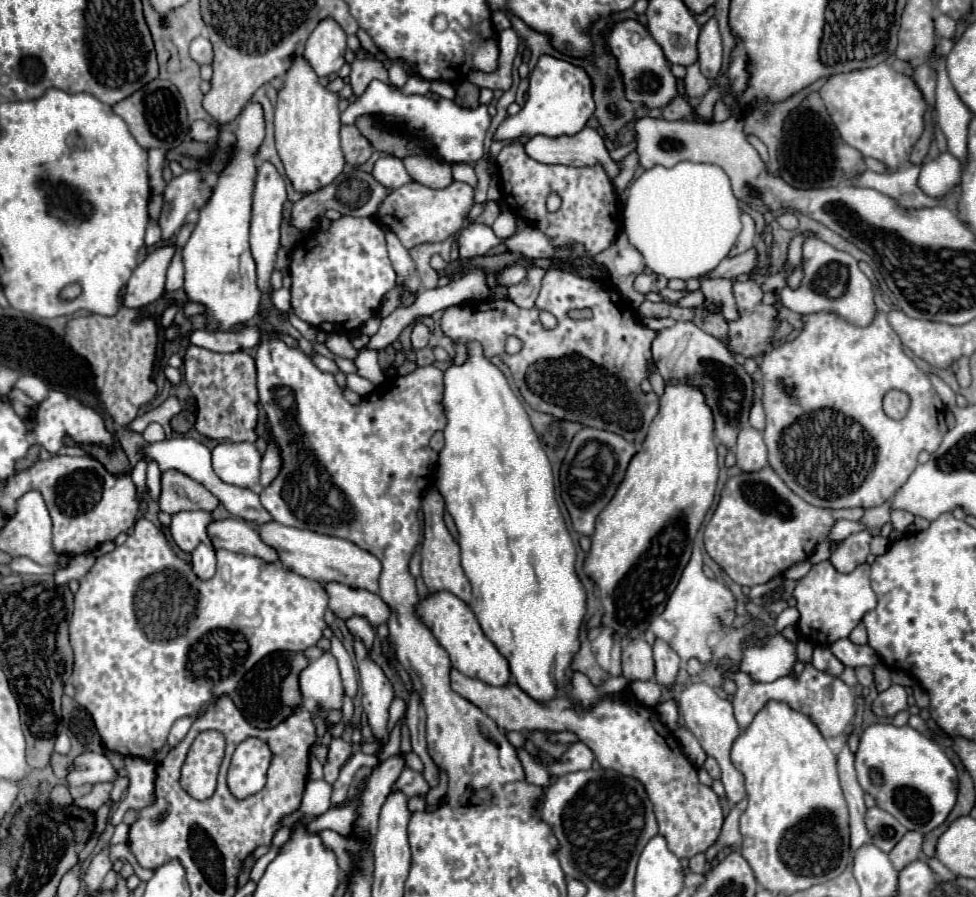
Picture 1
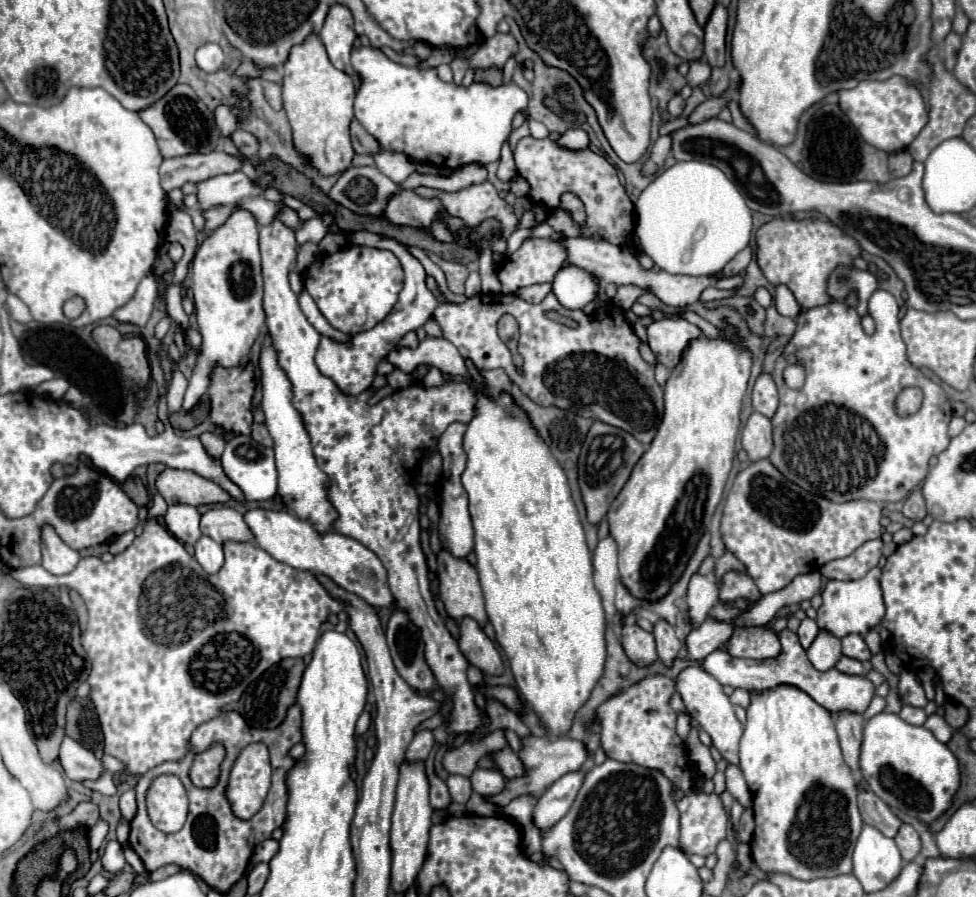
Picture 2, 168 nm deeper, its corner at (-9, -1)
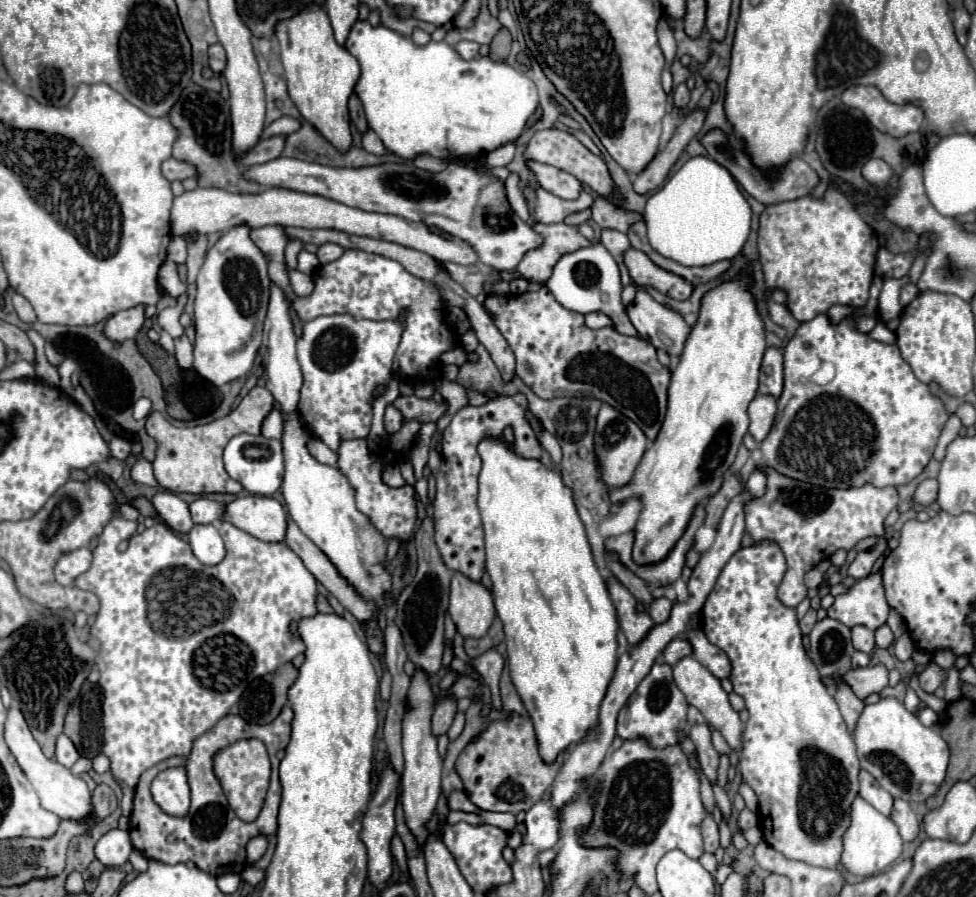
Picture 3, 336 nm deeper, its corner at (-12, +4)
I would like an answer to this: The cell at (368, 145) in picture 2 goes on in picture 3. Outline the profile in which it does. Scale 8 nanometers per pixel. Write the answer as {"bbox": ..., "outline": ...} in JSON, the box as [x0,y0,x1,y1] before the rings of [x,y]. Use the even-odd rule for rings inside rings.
{"bbox":[349,93,367,133],"outline":[[[355,93],[349,97],[349,115],[351,115],[351,121],[355,123],[355,127],[359,129],[359,133],[365,133],[367,131],[367,121],[365,121],[363,105],[361,105],[361,101]]]}

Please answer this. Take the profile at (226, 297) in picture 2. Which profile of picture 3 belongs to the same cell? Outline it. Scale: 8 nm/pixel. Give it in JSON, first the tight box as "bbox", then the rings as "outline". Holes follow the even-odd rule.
{"bbox":[195,225,269,385],"outline":[[[239,225],[225,233],[209,251],[207,259],[197,277],[197,297],[195,297],[195,371],[211,381],[213,385],[225,385],[235,379],[245,377],[257,351],[261,347],[261,327],[267,313],[269,301],[269,275],[267,275],[267,259],[261,249],[251,241],[249,227]]]}

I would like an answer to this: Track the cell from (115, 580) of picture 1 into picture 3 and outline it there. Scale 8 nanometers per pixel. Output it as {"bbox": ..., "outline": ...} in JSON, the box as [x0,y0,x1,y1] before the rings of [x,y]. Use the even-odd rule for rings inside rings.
{"bbox":[75,521,317,787],"outline":[[[227,521],[221,523],[221,535],[225,539],[227,555],[219,565],[207,567],[195,559],[187,541],[177,537],[165,523],[157,523],[151,529],[145,529],[143,533],[133,535],[129,539],[127,551],[123,551],[123,553],[119,553],[117,549],[107,549],[103,543],[99,543],[97,549],[93,551],[91,569],[87,573],[83,573],[83,577],[79,577],[75,583],[79,589],[95,593],[101,601],[101,609],[97,613],[93,627],[91,627],[91,633],[93,633],[93,637],[97,637],[101,641],[95,661],[97,661],[97,669],[101,673],[99,685],[105,695],[105,699],[103,699],[103,753],[111,761],[111,773],[115,773],[115,779],[129,787],[137,785],[137,779],[145,769],[165,761],[171,755],[187,755],[193,741],[199,735],[203,735],[205,731],[209,731],[211,727],[215,727],[215,723],[229,713],[229,709],[239,701],[241,693],[253,679],[275,671],[283,663],[289,663],[295,655],[303,653],[303,649],[305,649],[301,639],[293,639],[289,627],[293,621],[299,621],[301,617],[311,617],[317,613],[315,577],[309,573],[309,569],[303,565],[303,561],[285,543],[265,543],[261,539],[251,537],[249,533],[243,533],[241,529],[237,529],[235,525],[231,525]]]}

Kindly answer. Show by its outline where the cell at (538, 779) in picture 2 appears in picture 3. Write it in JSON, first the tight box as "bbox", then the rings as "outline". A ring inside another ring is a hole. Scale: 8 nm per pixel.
{"bbox":[455,713,568,815],"outline":[[[513,713],[505,721],[491,721],[477,735],[475,743],[469,743],[461,751],[461,755],[455,761],[455,771],[463,781],[469,801],[481,811],[517,815],[521,811],[529,811],[539,799],[549,795],[568,750],[559,753],[555,763],[543,763],[543,759],[537,753],[537,741],[531,719]]]}

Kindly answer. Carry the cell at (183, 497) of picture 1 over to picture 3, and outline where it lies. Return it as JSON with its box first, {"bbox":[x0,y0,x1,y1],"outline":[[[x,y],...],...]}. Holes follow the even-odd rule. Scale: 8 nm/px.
{"bbox":[145,387,273,493],"outline":[[[253,387],[229,415],[219,421],[197,427],[173,427],[163,415],[149,415],[145,419],[147,433],[157,441],[157,453],[153,461],[153,473],[157,483],[171,493],[241,493],[243,487],[231,479],[223,467],[221,455],[231,437],[239,433],[261,433],[261,423],[273,409],[273,395],[265,387]]]}

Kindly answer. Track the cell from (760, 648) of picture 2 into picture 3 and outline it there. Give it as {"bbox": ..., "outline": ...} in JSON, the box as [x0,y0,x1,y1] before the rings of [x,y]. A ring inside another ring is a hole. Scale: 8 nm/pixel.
{"bbox":[701,539,859,867],"outline":[[[763,539],[741,547],[723,567],[701,609],[703,631],[707,639],[729,657],[733,691],[745,699],[749,711],[739,771],[759,799],[759,827],[765,841],[787,859],[815,867],[837,867],[843,851],[841,837],[849,825],[851,801],[859,793],[859,759],[841,711],[803,647],[803,633],[795,609],[785,607],[777,597],[785,571],[785,557],[775,541]]]}

